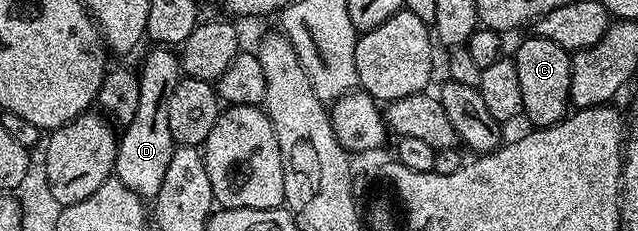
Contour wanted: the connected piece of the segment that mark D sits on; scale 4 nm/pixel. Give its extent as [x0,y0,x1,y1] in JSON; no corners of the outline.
[114,47,181,199]

